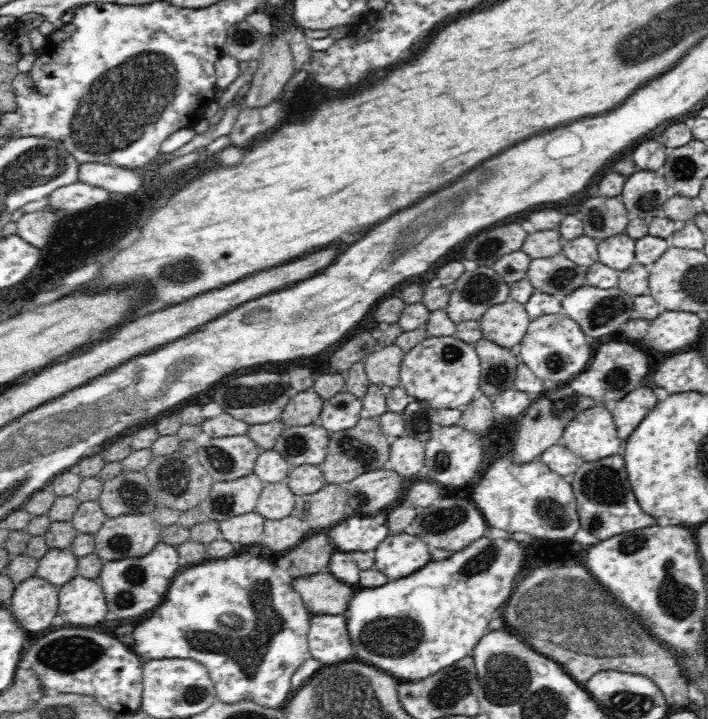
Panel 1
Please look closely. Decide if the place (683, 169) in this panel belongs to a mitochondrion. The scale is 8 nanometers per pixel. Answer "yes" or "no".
yes

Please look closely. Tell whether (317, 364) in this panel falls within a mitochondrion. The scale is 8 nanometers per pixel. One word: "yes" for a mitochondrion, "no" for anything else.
no

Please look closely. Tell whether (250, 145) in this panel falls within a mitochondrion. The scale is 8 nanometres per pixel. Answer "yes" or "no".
no

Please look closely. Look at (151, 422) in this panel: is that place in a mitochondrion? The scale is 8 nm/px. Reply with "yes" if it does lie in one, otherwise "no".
no

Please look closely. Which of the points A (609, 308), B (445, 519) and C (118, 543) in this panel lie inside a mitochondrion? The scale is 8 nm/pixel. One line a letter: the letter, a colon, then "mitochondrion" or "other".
A: mitochondrion
B: mitochondrion
C: mitochondrion

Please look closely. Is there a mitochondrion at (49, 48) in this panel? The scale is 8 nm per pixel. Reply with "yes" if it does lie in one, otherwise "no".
no

